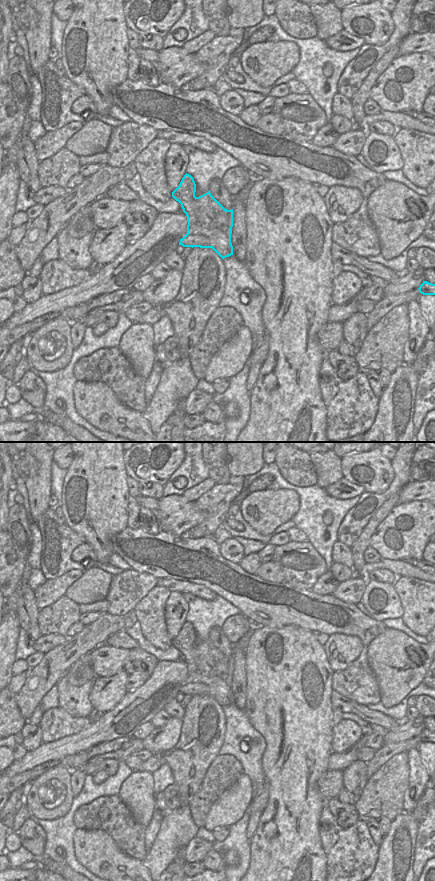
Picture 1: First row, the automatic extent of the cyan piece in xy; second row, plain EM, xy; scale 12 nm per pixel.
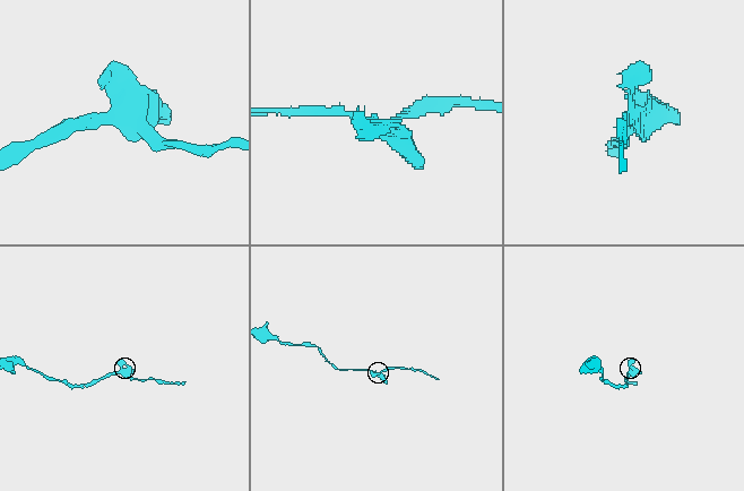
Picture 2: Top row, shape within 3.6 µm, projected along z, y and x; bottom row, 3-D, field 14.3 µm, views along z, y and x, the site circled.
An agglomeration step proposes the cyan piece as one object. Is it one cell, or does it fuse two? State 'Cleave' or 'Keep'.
Cleave

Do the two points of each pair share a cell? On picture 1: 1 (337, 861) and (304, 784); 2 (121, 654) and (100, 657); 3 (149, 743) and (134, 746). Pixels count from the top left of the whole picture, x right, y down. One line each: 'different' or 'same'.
1: different
2: same
3: different

